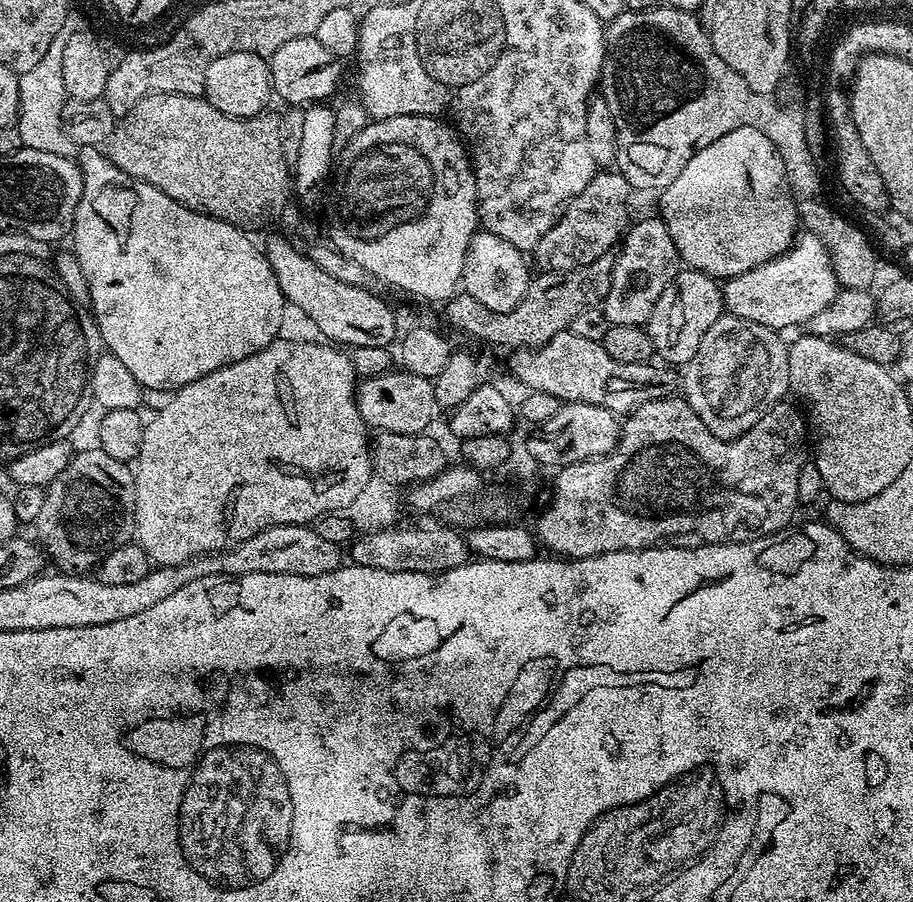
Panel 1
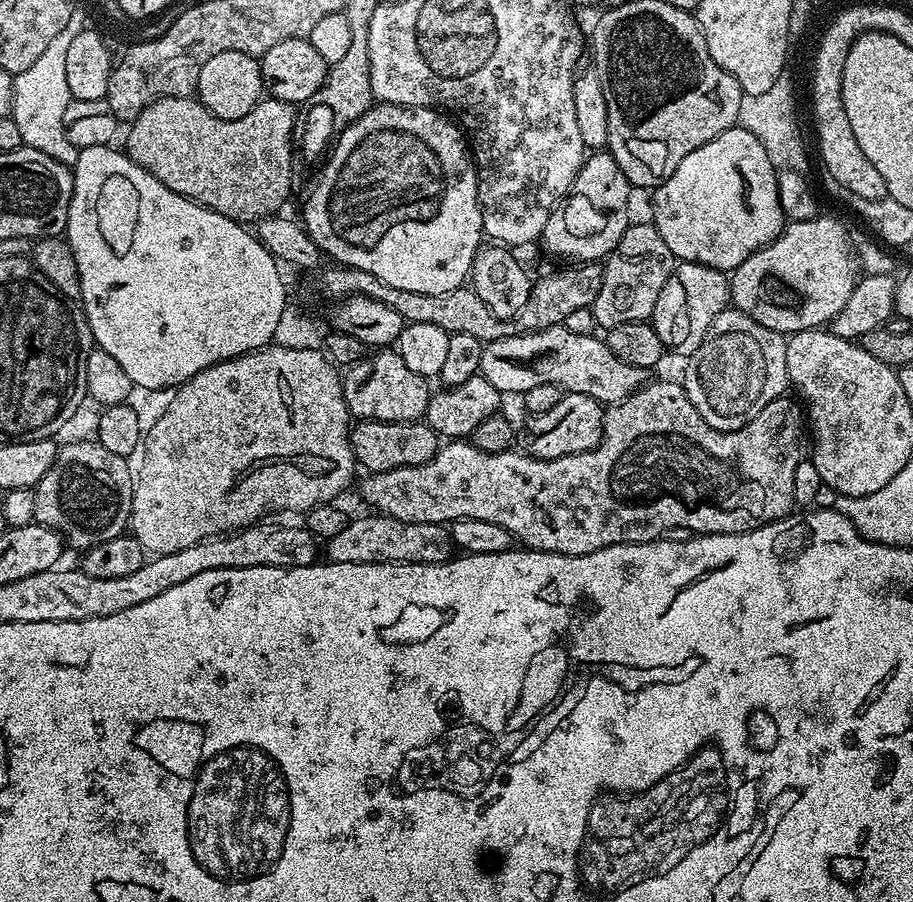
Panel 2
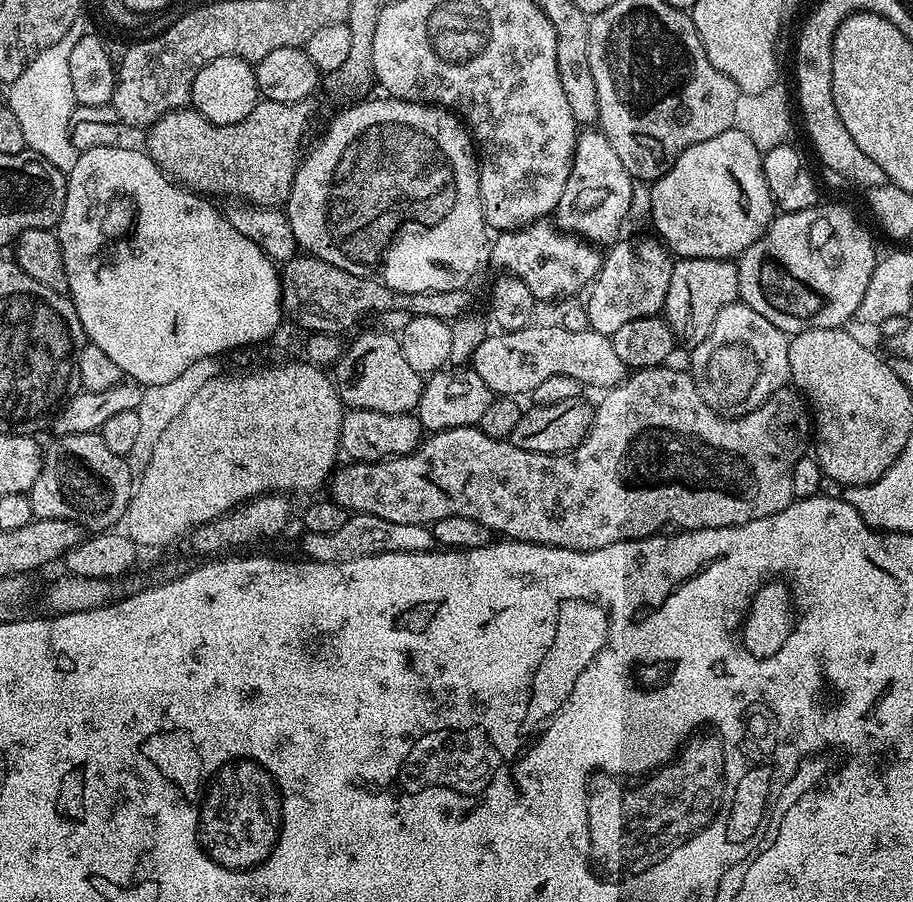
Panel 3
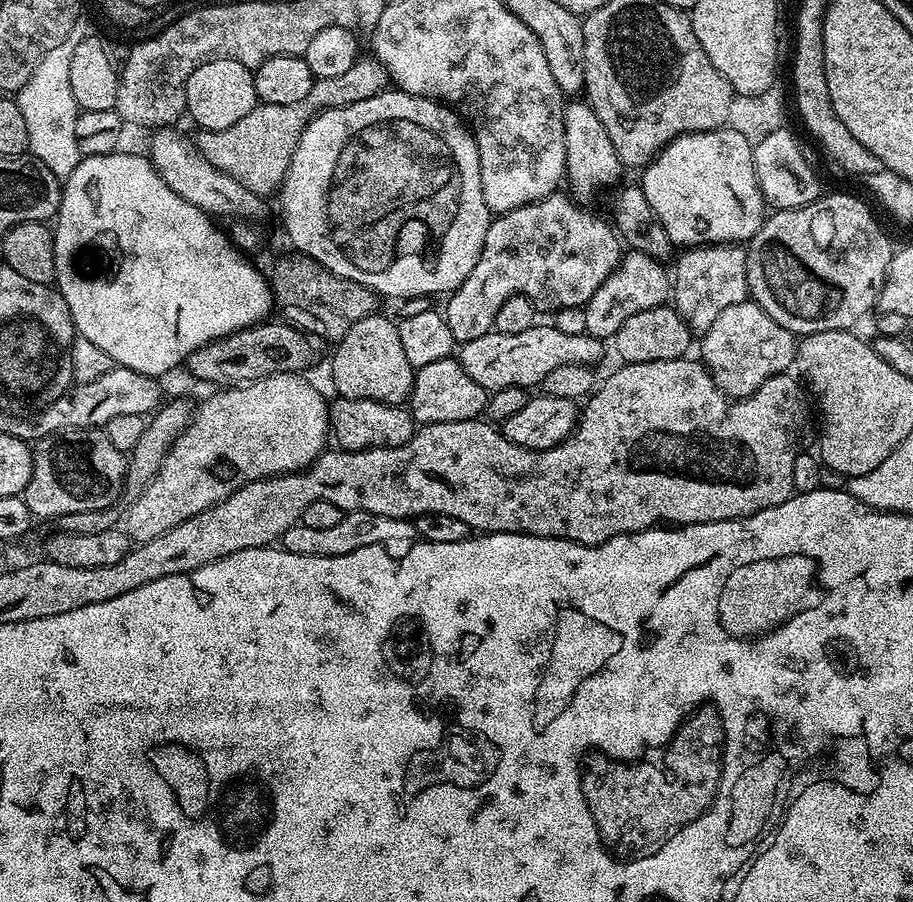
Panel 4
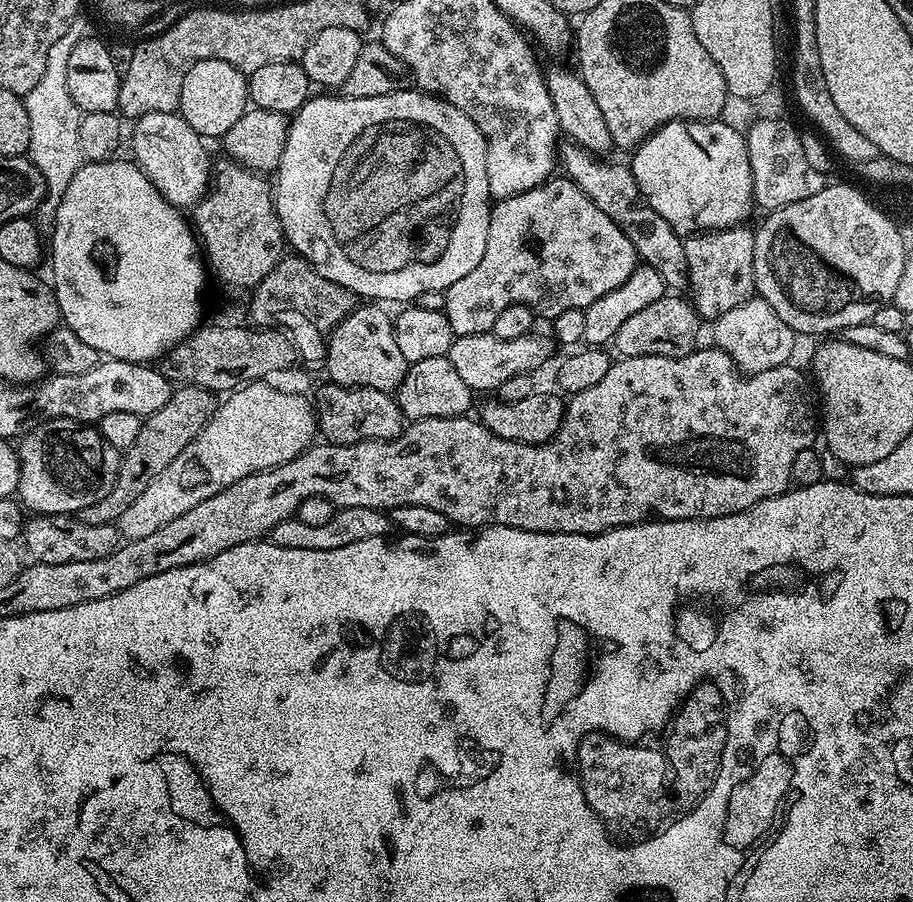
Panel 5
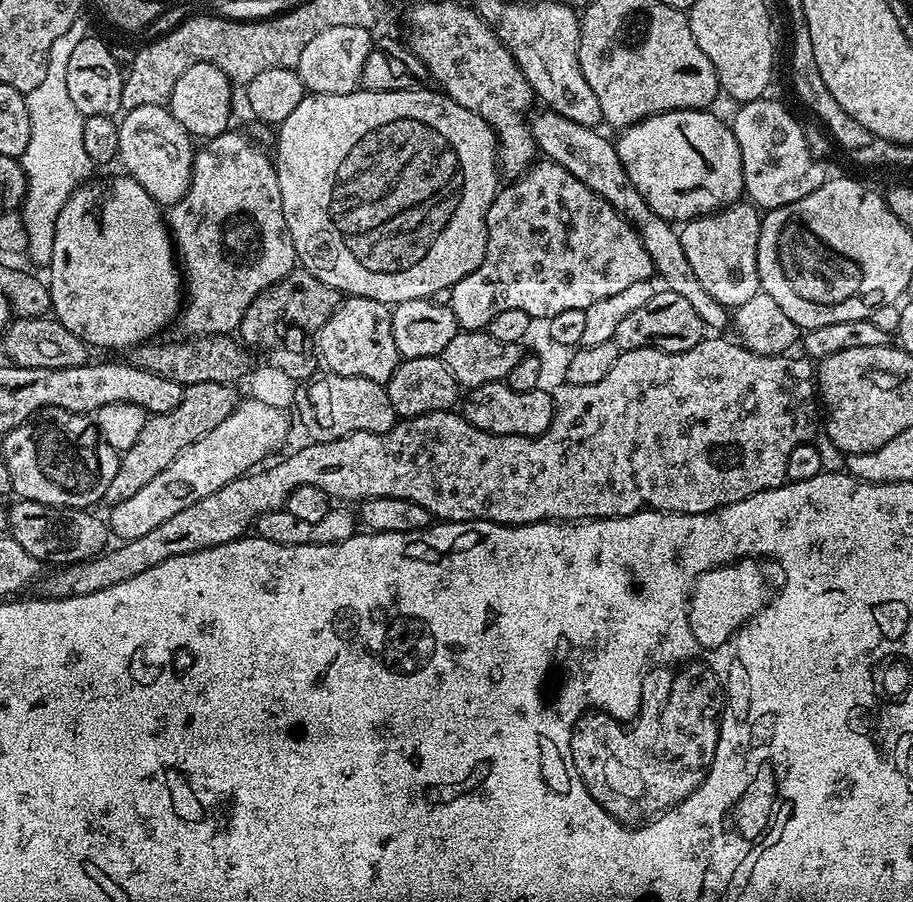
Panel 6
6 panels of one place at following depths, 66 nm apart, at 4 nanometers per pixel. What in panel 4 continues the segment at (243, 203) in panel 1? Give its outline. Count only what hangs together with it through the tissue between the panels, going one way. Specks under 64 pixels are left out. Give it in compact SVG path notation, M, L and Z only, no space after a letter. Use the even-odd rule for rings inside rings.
M361 55L356 64L346 70L346 74L338 74L338 78L316 80L310 94L306 94L302 102L294 102L290 106L257 103L250 114L234 122L234 126L226 126L226 130L217 132L201 131L194 143L199 152L218 170L242 182L246 190L268 198L271 192L272 195L279 193L280 185L286 178L286 170L290 170L298 138L302 138L302 130L306 130L311 120L328 108L366 102L366 98L374 98L379 92L385 91L389 84L390 77L384 63L376 59L375 55Z

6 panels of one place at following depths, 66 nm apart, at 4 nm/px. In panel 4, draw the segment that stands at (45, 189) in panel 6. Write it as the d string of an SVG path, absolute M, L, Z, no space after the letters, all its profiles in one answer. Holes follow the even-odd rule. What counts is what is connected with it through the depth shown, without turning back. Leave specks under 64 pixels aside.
M73 34L66 38L66 42L54 46L54 50L41 58L30 82L26 82L26 86L22 86L14 96L18 110L22 110L26 117L26 130L30 130L28 152L61 178L67 178L82 158L74 138L78 109L74 102L74 90L70 90L70 54L74 54L74 46L78 46L80 39L79 35Z

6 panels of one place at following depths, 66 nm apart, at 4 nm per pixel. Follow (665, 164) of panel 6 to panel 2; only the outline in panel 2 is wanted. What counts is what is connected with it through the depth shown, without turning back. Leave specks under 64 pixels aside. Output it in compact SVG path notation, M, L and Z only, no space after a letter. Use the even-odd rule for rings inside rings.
M739 126L728 128L718 138L706 142L706 146L698 146L694 154L686 154L682 162L678 162L678 170L666 178L666 182L651 193L651 223L656 225L658 234L670 246L677 261L685 264L705 264L728 274L752 252L765 248L784 229L786 217L780 205L780 195L776 185L778 168L767 156L762 142L752 133Z

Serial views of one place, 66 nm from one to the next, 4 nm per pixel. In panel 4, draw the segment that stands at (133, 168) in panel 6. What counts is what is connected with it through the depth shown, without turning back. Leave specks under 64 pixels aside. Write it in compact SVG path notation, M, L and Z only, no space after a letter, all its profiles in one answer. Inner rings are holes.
M161 126L151 133L152 141L146 149L152 165L158 170L160 177L186 202L198 206L213 217L233 216L236 222L257 222L267 214L265 197L254 194L242 186L233 176L218 170L197 149L193 137L183 136L176 126Z

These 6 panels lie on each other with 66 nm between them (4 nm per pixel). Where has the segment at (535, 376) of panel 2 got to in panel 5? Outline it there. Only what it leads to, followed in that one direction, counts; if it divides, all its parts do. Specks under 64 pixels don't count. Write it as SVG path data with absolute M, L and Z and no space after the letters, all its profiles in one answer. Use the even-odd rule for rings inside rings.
M483 332L482 334L457 336L453 339L447 358L453 364L454 371L462 378L462 382L466 382L466 386L470 386L473 393L495 393L502 386L502 382L506 382L506 378L527 376L535 373L535 368L540 368L547 362L548 344L542 337L536 335L529 334L522 338L498 338L497 336L493 336L491 332Z

